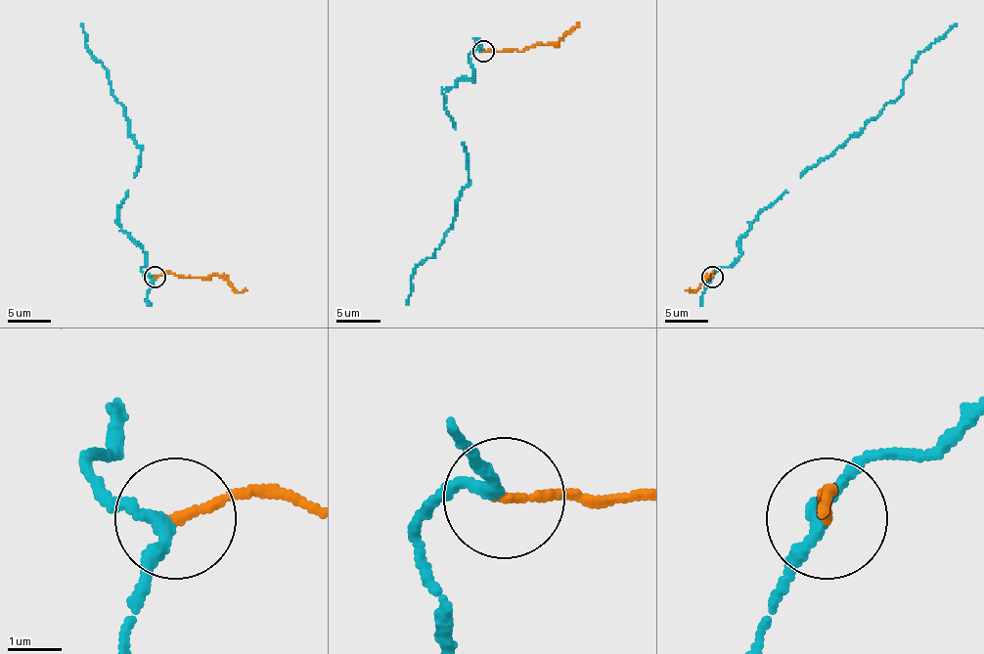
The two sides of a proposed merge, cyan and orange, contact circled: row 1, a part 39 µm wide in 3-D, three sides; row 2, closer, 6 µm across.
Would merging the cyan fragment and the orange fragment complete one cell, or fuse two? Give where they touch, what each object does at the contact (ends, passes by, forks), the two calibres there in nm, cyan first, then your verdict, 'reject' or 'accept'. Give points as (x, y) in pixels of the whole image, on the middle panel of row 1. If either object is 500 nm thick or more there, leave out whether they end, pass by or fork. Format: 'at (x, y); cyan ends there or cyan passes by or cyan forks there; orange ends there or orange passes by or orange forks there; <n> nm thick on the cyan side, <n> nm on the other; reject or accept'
at (483, 51); cyan passes by; orange ends there; 200 nm thick on the cyan side, 160 nm on the other; reject

